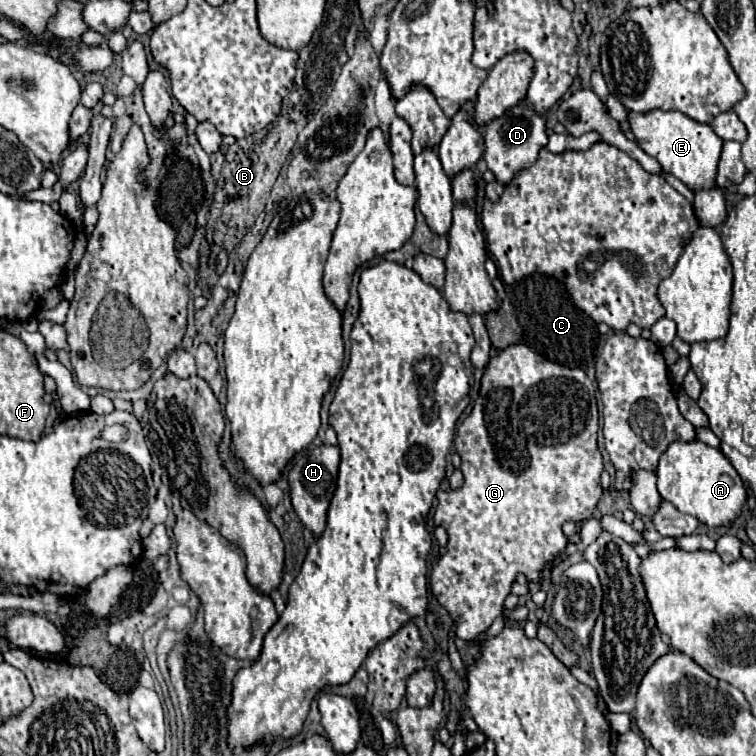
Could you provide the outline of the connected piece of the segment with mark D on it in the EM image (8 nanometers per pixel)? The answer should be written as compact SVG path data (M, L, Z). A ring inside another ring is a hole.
M519 102L511 110L507 110L503 116L495 118L485 132L485 162L489 170L495 174L495 178L501 184L509 184L511 178L525 166L531 166L537 160L539 150L547 144L547 132L545 132L545 116L537 114L533 106L527 102Z

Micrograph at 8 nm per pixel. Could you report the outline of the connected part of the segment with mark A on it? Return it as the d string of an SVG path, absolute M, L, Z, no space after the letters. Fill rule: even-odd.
M701 440L671 442L667 446L657 466L657 488L679 512L691 514L707 526L729 526L747 502L747 492L731 462L719 448L711 448Z

